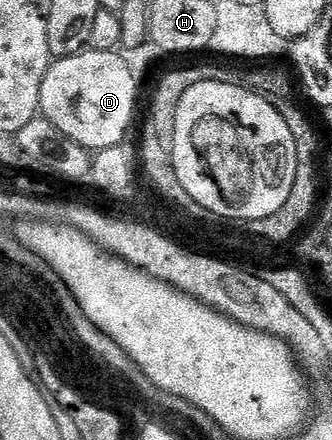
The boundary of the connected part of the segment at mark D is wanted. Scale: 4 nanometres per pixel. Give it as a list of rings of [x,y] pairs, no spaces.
[[[84,50],[75,56],[67,56],[63,60],[55,60],[50,70],[41,82],[41,98],[39,110],[61,134],[65,134],[73,142],[77,142],[88,150],[102,150],[105,148],[118,149],[119,143],[127,136],[131,128],[131,119],[135,116],[135,80],[136,73],[132,72],[130,63],[119,57],[118,51],[93,52]]]

